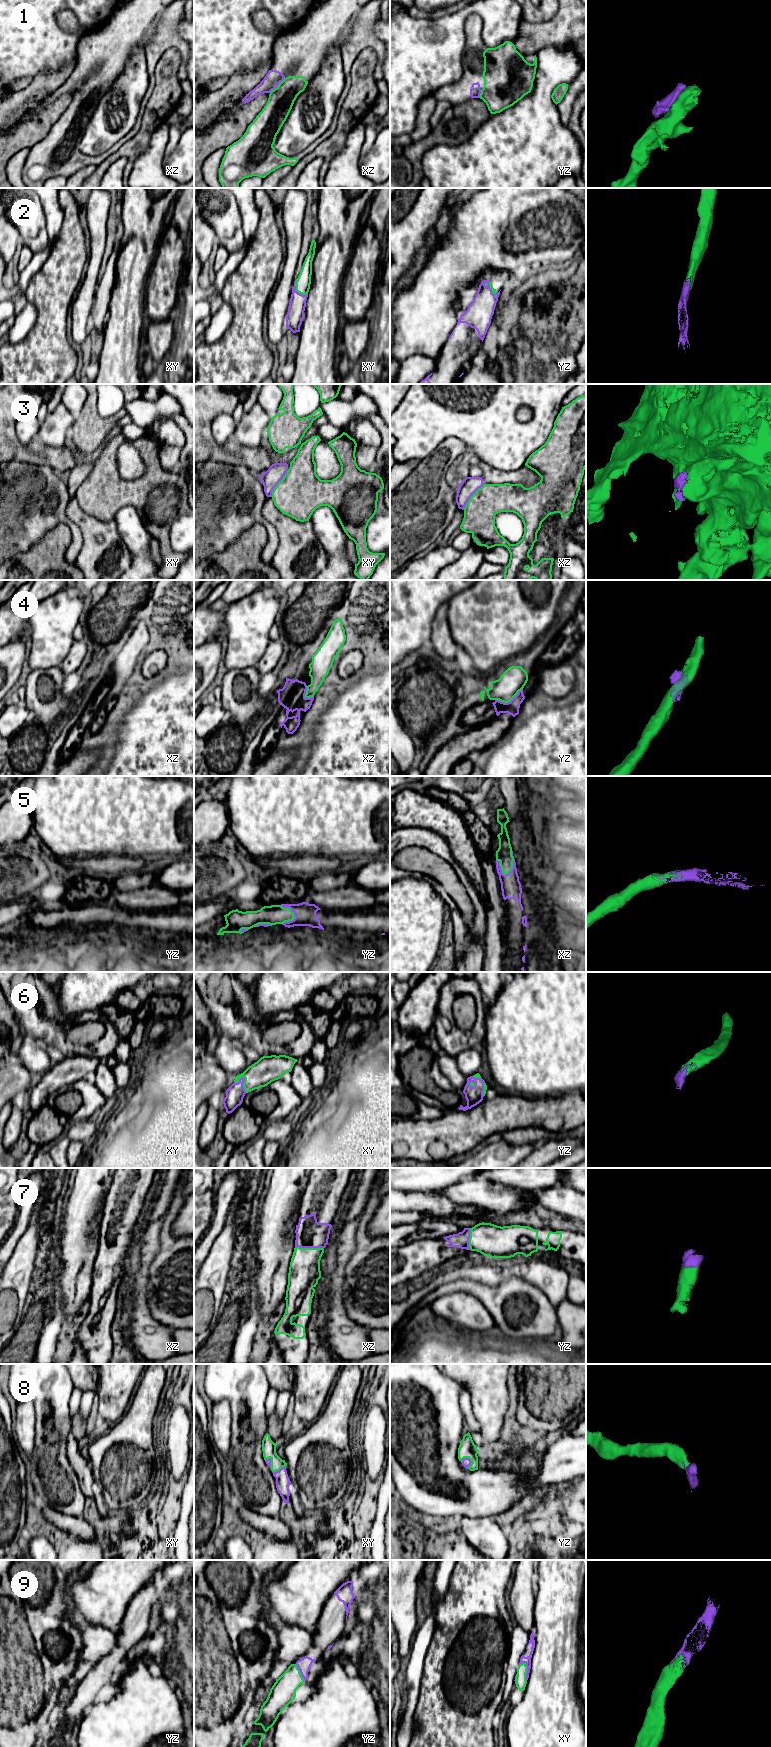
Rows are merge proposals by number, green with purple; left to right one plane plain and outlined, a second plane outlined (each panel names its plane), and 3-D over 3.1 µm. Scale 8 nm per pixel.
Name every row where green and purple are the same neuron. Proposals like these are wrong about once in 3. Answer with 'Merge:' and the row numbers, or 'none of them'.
Merge: 1, 2, 5, 6, 7, 8, 9

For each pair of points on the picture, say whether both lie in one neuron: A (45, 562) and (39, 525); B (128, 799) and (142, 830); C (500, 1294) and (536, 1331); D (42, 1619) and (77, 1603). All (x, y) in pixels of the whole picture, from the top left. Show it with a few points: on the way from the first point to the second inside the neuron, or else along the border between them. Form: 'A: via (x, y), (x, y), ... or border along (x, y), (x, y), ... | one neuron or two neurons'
A: border along (58, 523), (26, 551), (21, 552) | two neurons
B: via (128, 807), (142, 822) | one neuron
C: via (500, 1309), (505, 1325), (514, 1332), (521, 1331) | one neuron
D: border along (68, 1583), (68, 1599), (71, 1609) | two neurons

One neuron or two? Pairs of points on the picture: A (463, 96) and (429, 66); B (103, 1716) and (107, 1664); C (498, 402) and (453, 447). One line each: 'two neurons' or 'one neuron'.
A: two neurons
B: two neurons
C: two neurons

